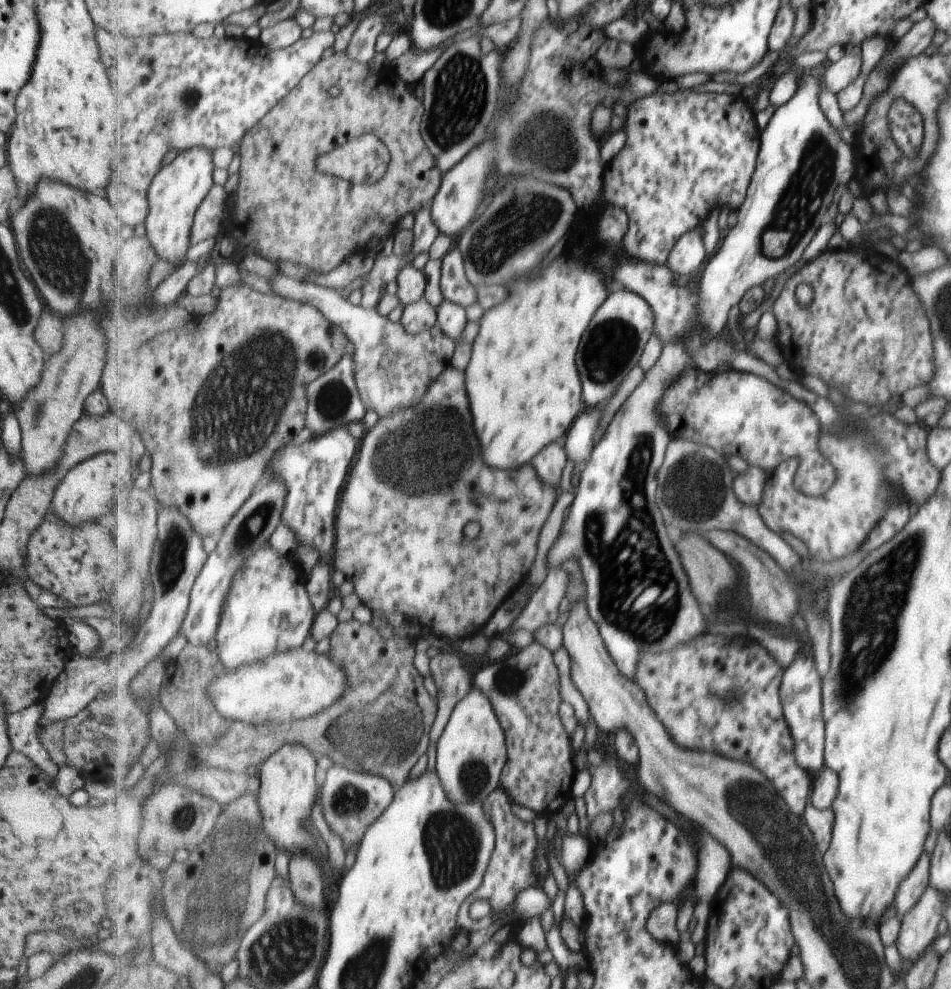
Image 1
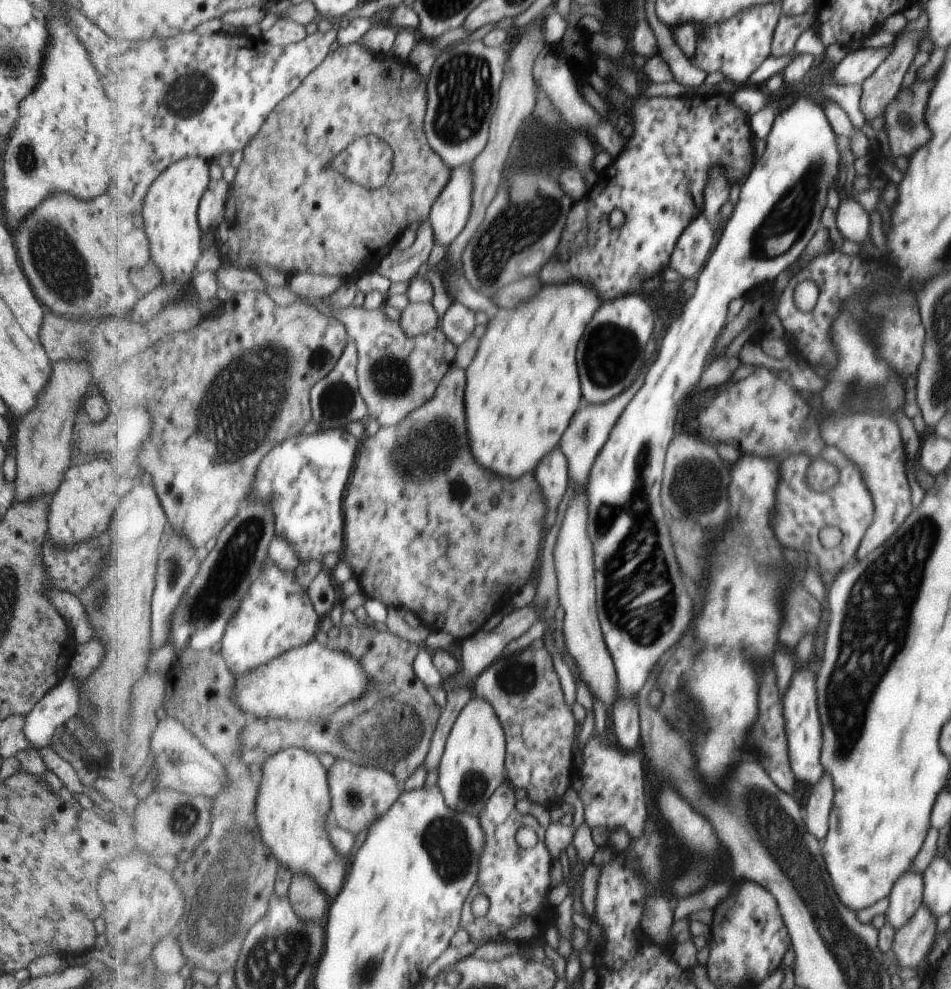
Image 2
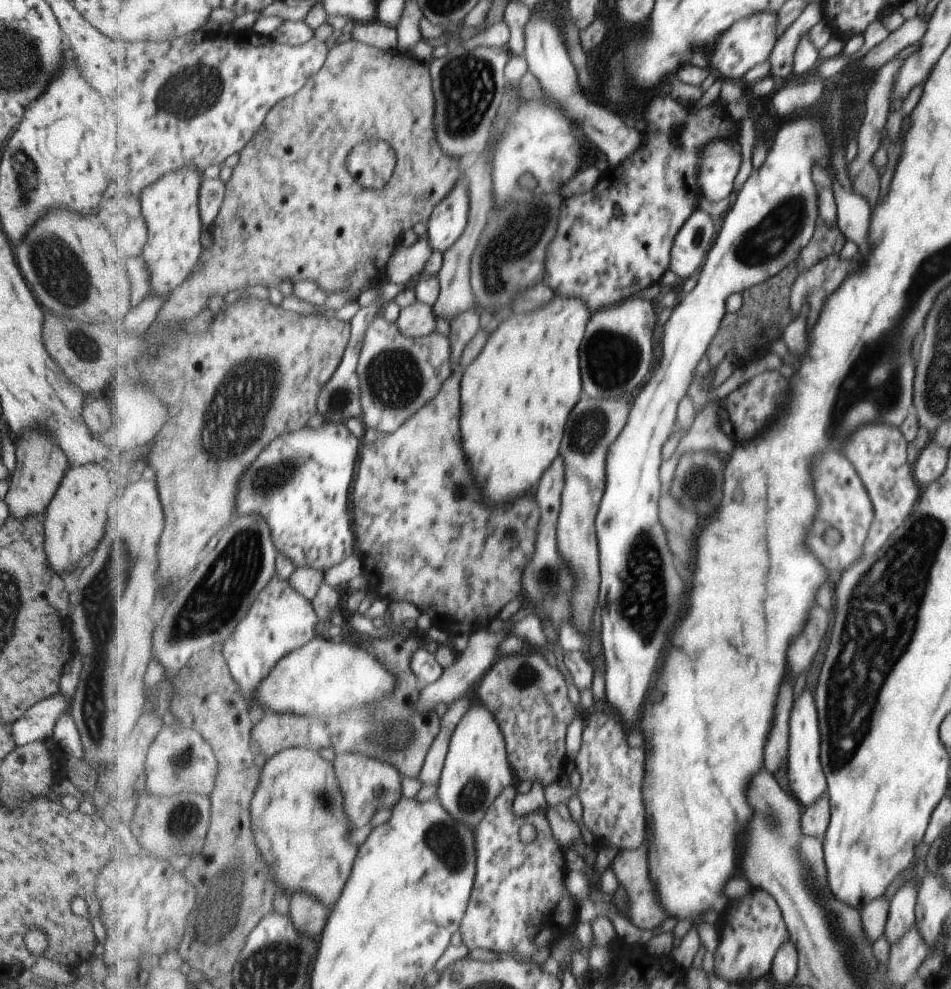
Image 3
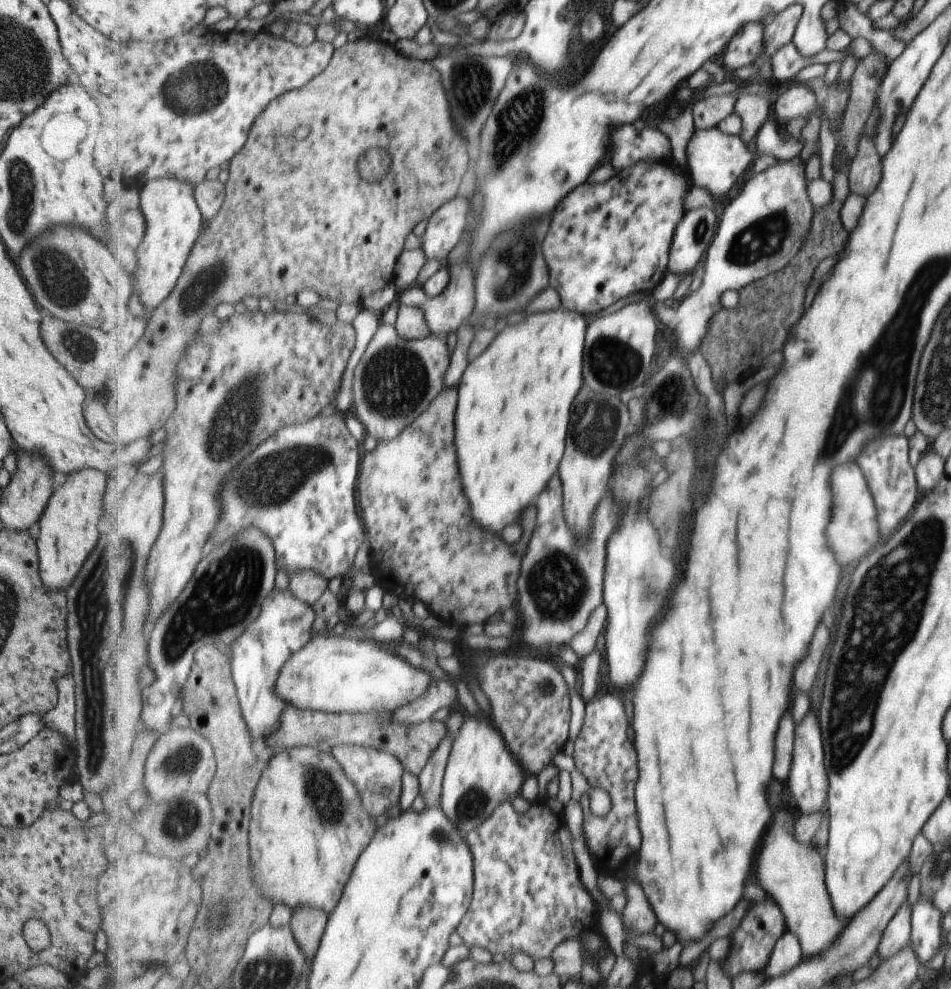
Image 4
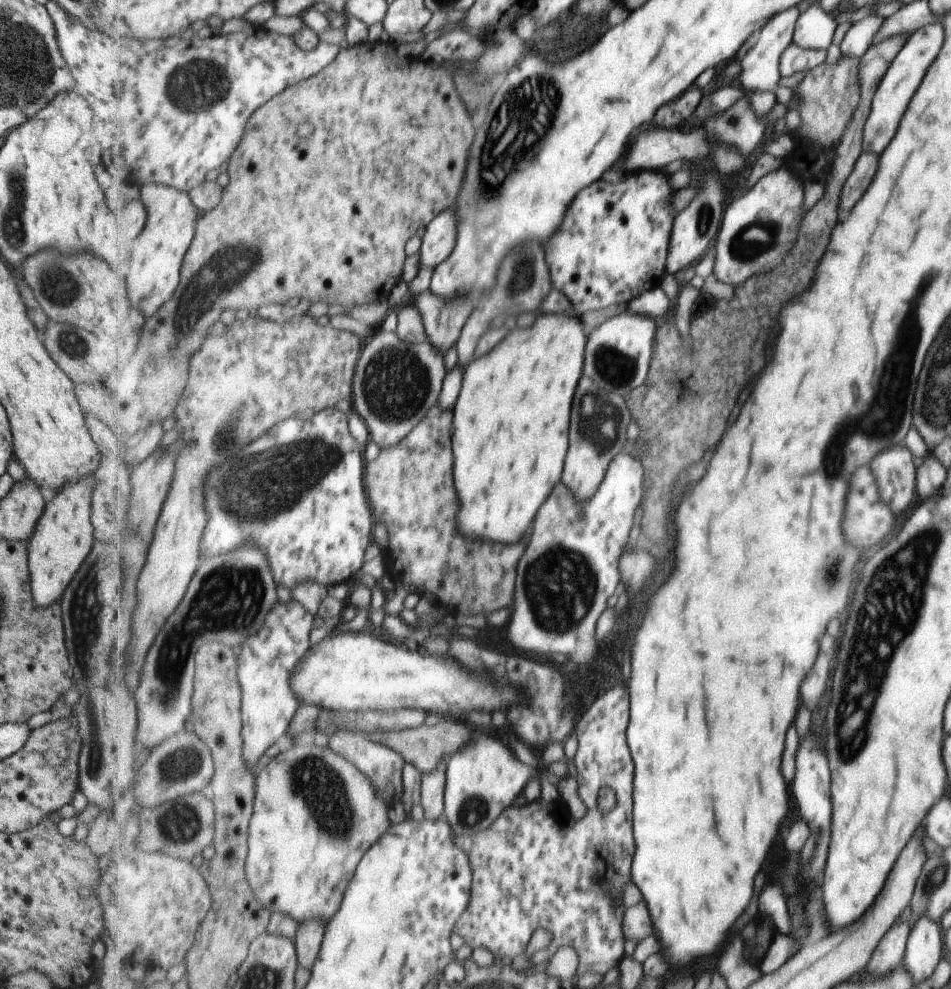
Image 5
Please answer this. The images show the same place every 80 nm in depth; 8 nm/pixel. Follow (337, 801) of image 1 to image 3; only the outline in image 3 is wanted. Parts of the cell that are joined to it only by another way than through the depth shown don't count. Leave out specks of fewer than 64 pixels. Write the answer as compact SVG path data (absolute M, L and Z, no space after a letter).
M361 752L338 754L334 757L333 763L344 796L344 813L352 823L352 828L367 826L373 820L373 816L379 812L379 808L393 809L402 799L402 776L398 768L390 763Z

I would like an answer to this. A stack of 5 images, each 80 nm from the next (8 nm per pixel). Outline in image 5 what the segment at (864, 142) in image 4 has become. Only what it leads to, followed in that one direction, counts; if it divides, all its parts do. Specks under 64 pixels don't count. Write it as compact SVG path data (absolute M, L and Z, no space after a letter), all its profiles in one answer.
M861 151L843 183L838 202L838 220L843 220L845 214L849 214L851 206L863 196L869 182L873 180L875 170L877 170L877 156L871 151Z

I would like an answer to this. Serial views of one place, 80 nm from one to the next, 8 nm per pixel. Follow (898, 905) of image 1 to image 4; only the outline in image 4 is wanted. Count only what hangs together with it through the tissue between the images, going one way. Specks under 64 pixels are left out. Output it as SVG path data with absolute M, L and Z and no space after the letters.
M903 901L892 920L888 922L887 928L883 932L880 944L876 951L882 958L882 962L893 956L903 945L908 944L910 937L910 907L907 901Z

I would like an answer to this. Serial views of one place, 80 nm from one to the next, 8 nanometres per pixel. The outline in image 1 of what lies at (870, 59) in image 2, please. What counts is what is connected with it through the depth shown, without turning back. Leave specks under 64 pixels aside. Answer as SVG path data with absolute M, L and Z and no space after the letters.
M847 50L843 56L825 68L822 75L822 86L827 92L836 94L845 88L860 71L860 54L856 50Z

